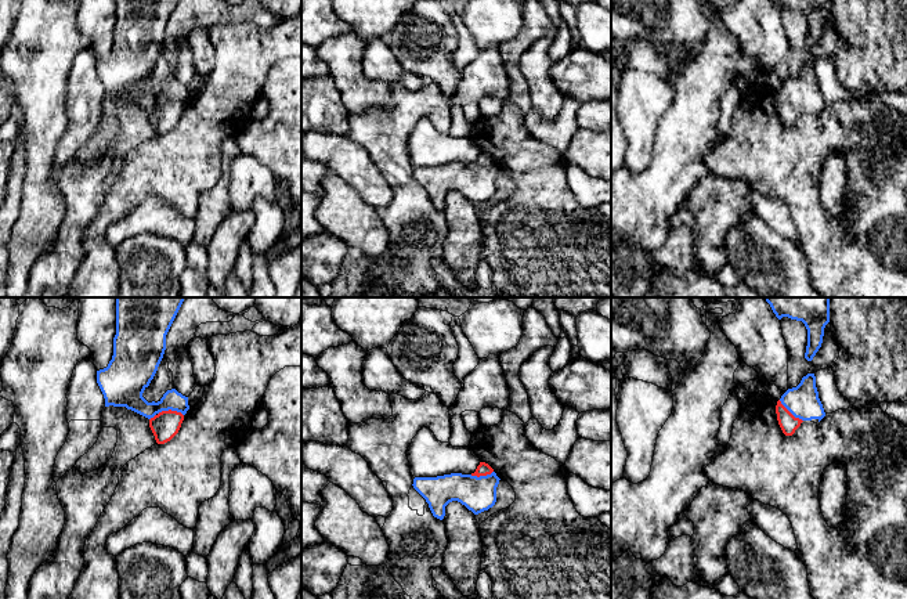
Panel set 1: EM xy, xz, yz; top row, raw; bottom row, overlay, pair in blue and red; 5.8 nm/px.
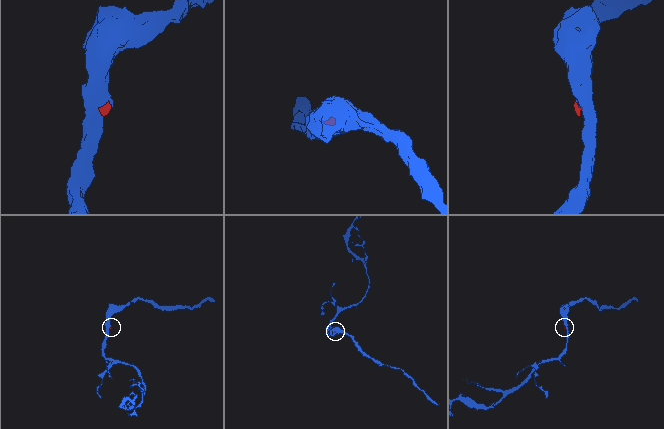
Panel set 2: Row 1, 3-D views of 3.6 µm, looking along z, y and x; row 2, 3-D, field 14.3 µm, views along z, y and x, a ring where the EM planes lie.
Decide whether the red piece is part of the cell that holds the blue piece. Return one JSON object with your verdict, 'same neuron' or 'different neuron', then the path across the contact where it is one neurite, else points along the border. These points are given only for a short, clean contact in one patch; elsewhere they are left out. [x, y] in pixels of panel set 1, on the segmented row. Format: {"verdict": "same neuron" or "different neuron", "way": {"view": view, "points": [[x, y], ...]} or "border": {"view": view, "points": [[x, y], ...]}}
{"verdict": "same neuron", "way": {"view": "xy", "points": [[130, 393], [145, 408], [170, 408], [170, 417], [165, 425]]}}

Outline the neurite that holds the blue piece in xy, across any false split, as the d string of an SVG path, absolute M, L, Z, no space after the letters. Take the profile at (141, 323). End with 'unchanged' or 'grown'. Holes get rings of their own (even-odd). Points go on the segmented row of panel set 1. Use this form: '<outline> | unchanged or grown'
M116 297L116 335L113 338L113 356L108 367L97 371L97 383L104 394L105 407L126 407L149 419L149 427L158 444L170 441L180 430L184 415L189 409L188 397L176 389L167 390L155 403L148 403L142 393L153 379L166 350L166 335L185 297Z | grown

